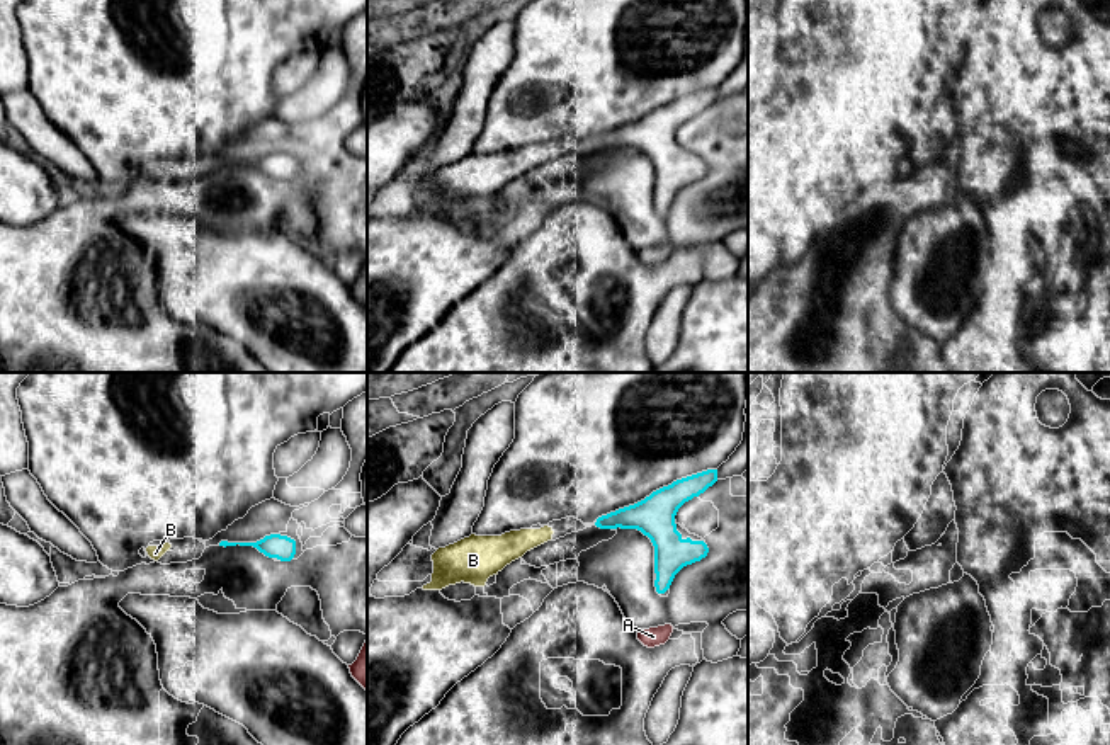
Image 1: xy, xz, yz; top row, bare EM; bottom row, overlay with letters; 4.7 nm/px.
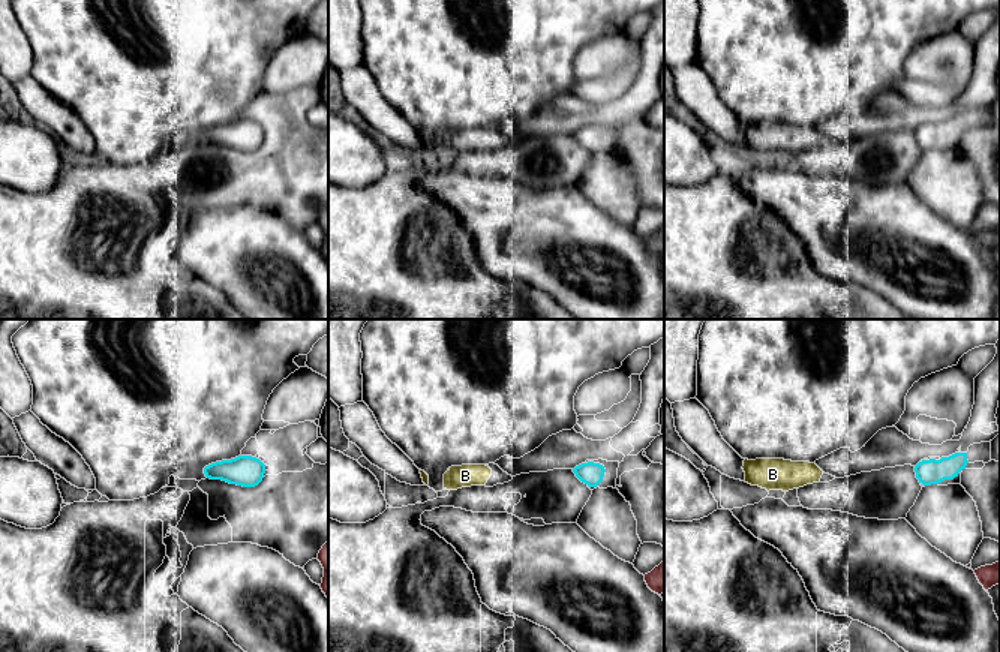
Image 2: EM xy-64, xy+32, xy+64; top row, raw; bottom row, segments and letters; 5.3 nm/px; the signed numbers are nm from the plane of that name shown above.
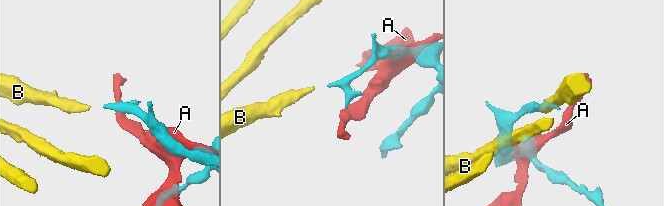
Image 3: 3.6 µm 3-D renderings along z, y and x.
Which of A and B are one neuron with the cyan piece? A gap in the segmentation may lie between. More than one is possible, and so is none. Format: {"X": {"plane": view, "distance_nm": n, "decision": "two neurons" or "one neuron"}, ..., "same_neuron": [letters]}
{"A": {"plane": "xz", "distance_nm": 150, "decision": "two neurons"}, "B": {"plane": "xz", "distance_nm": 200, "decision": "one neuron"}, "same_neuron": ["B"]}

